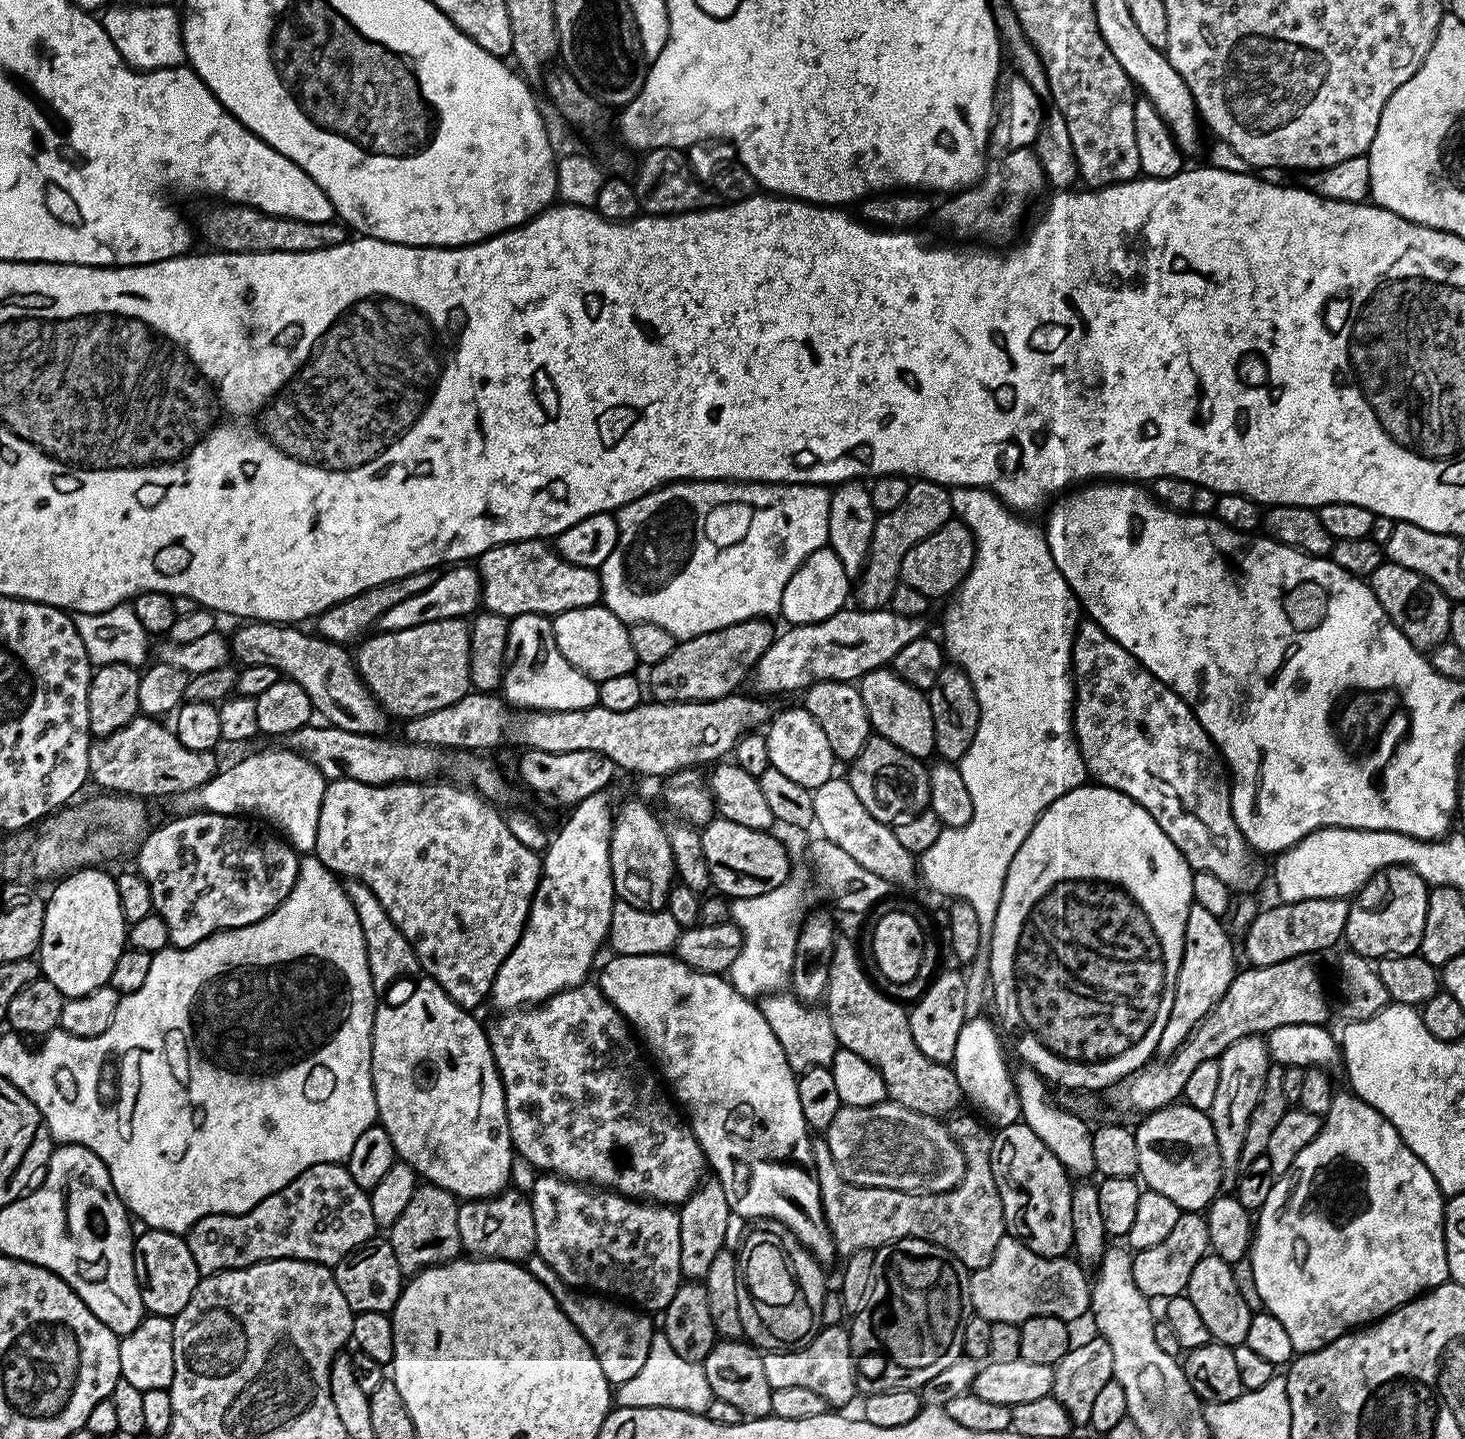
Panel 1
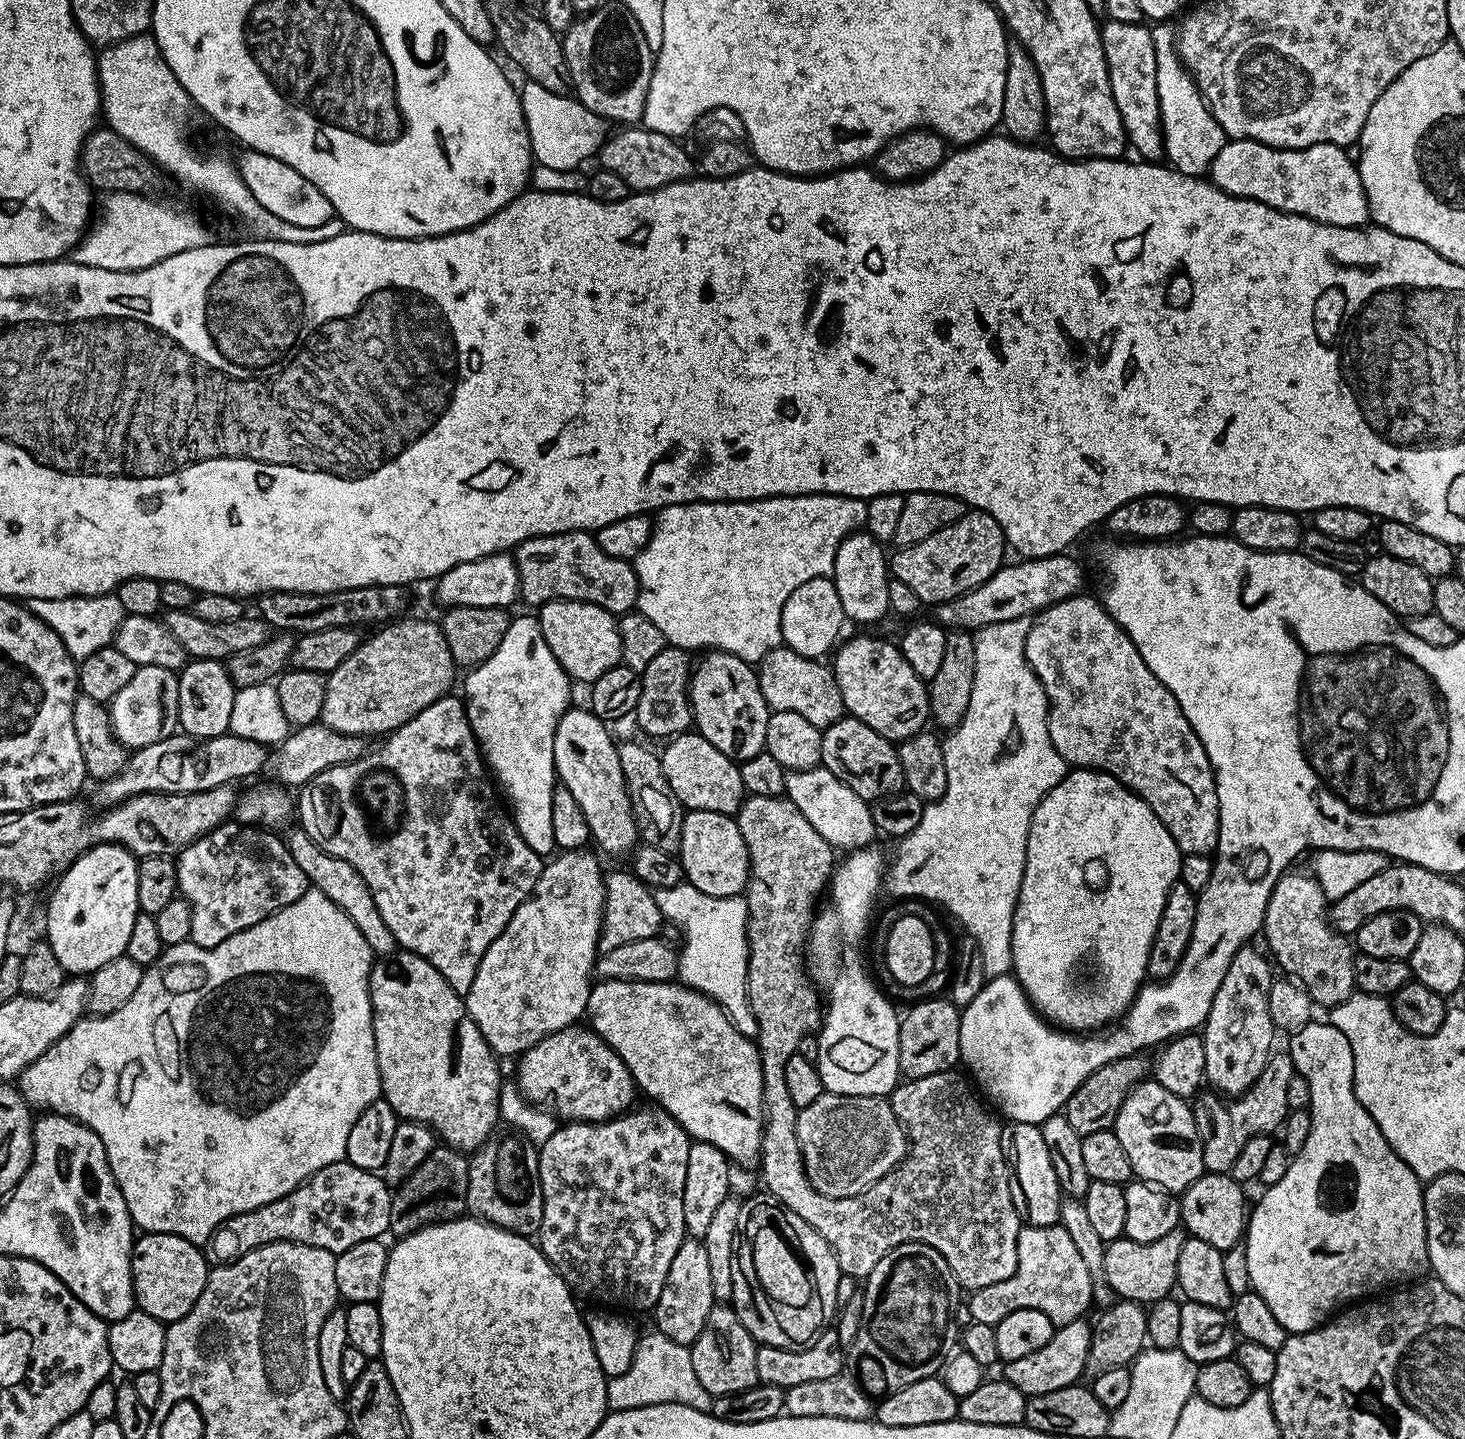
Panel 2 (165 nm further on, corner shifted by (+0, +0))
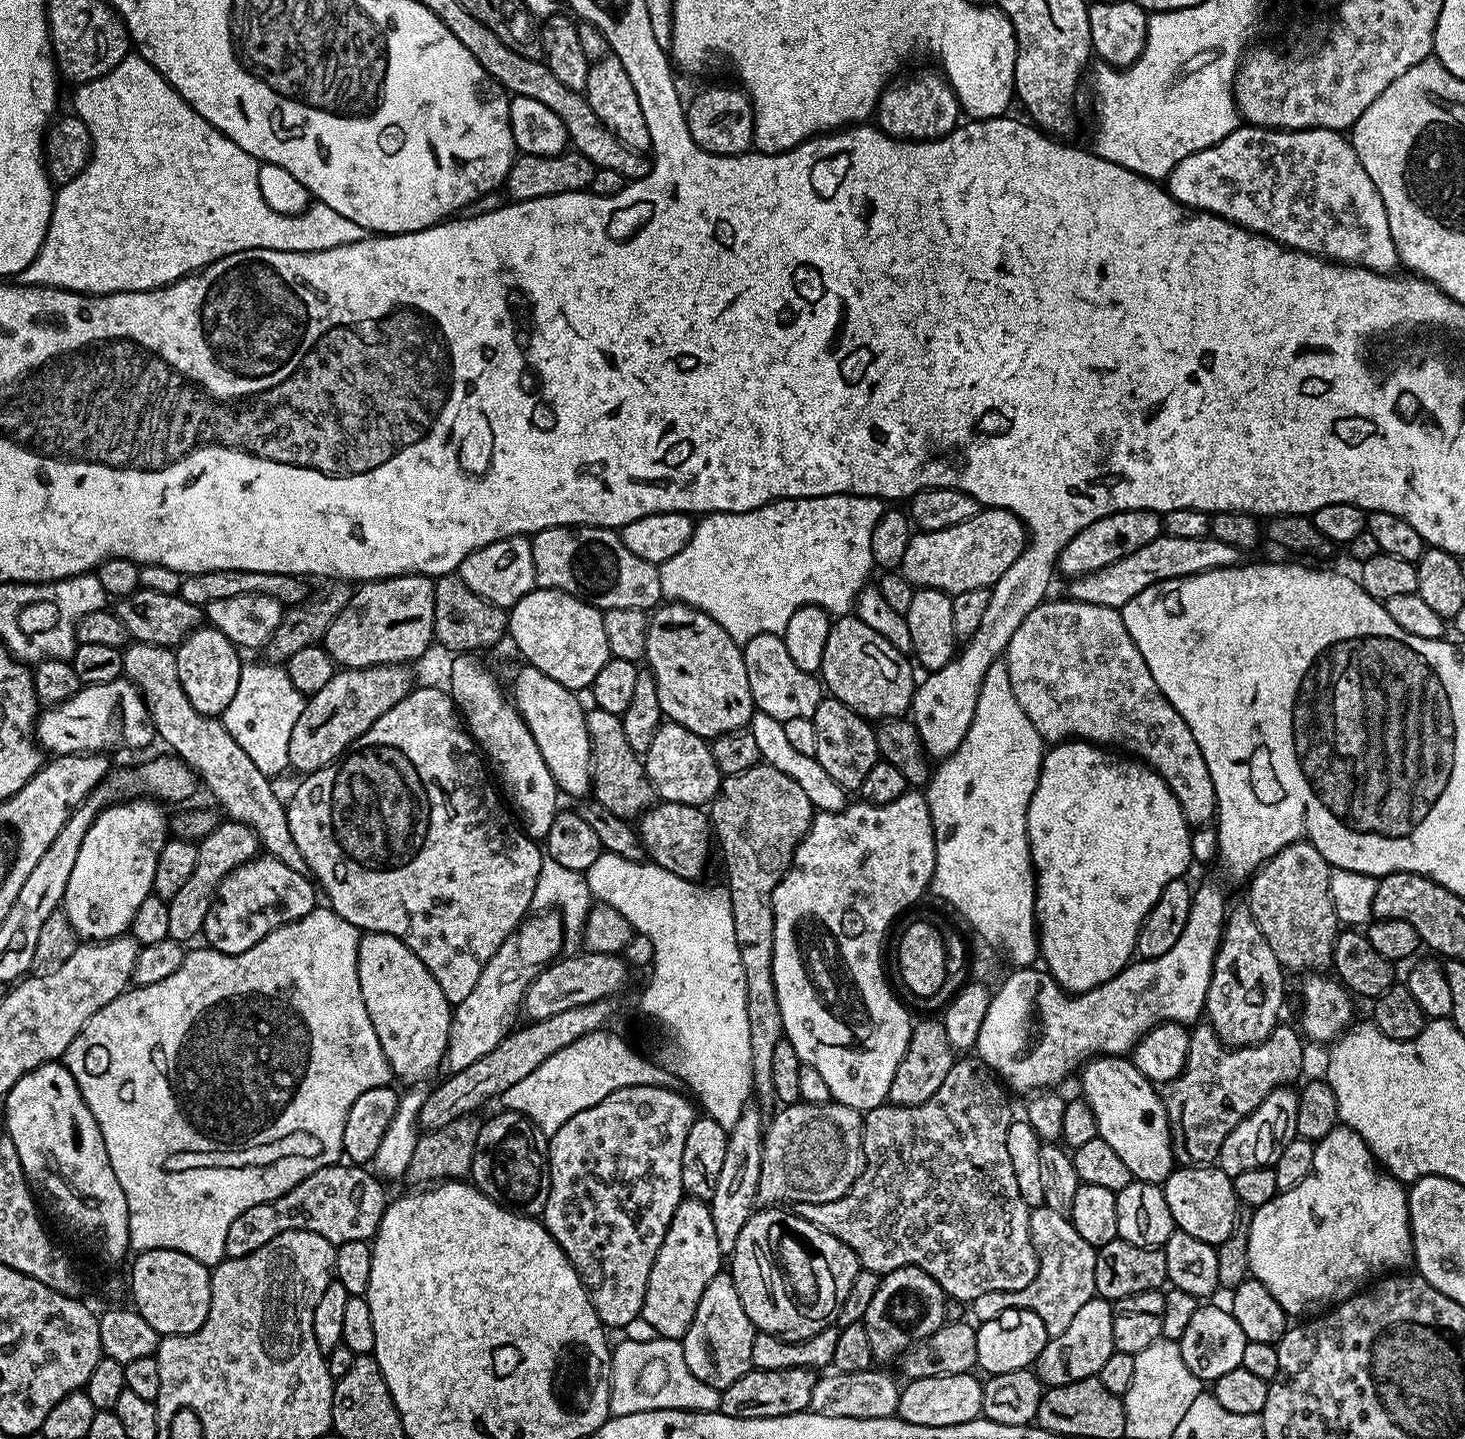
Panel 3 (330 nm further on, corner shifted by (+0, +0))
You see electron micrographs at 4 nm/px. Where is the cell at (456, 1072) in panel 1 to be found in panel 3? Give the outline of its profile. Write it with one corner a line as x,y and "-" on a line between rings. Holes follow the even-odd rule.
366,932
361,935
358,950
358,986
362,990
362,1002
366,1002
366,1014
370,1014
370,1022
374,1026
374,1034
378,1034
378,1042
382,1042
382,1050
386,1054
388,1064
392,1067
392,1075
397,1081
405,1080
405,1085
416,1086
427,1076
432,1076
445,1063
448,1054
448,1035
452,1025
453,1005
449,1004
446,994
442,994
442,986
434,982
434,974
426,970
426,966
398,938
381,932

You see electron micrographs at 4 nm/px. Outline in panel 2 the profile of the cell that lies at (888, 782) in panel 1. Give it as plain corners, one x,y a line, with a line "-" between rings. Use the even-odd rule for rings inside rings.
845,714
841,720
823,729
820,737
822,767
830,770
834,778
846,782
846,786
850,786
850,790
854,790
854,794
858,794
863,800
880,800
904,788
902,762
897,745
878,734
878,730
870,730
870,726
866,726
866,722
862,722
857,716

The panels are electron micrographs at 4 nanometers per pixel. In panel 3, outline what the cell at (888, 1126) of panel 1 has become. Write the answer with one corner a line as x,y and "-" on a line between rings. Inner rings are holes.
785,1104
767,1123
757,1201
764,1206
825,1204
842,1198
864,1172
864,1117
845,1104

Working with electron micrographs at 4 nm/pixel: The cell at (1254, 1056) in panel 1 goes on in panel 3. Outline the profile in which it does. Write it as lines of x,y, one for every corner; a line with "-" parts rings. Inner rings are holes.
1240,906
1233,912
1231,909
1224,922
1224,933
1216,951
1208,997
1204,1003
1207,1023
1211,1024
1217,1036
1229,1046
1260,1044
1276,1029
1281,1019
1280,1007
1284,1004
1284,976
1286,976
1285,969
1281,968
1278,958
1274,958
1274,950
1270,950
1270,942
1266,942
1262,930
1258,930
1258,922
1254,922
1252,911
1247,906

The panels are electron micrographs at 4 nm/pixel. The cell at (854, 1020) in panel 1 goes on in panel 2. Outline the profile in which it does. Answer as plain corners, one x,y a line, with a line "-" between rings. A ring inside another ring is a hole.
785,795
748,796
744,803
741,804
740,810
734,818
738,822
738,830
742,830
742,842
746,842
748,857
752,863
752,872
748,876
748,887
746,889
746,899
748,901
748,1005
756,1019
756,1034
754,1039
756,1047
760,1049
760,1061
764,1067
764,1085
762,1086
762,1098
764,1099
764,1137
762,1138
762,1146
760,1147
758,1172
762,1177
763,1187
764,1184
768,1187
765,1188
767,1195
778,1198
778,1202
782,1202
790,1210
794,1210
794,1214
798,1214
798,1218
802,1218
802,1222
806,1222
806,1226
818,1230
818,1234
822,1234
822,1238
826,1238
829,1246
836,1251
841,1273
846,1275
867,1278
870,1270
874,1270
874,1267
890,1250
904,1244
921,1243
934,1247
934,1249
938,1250
946,1258
947,1265
950,1266
952,1273
956,1275
956,1283
961,1289
975,1290
982,1286
994,1286
994,1282
1006,1282
1006,1278
1010,1278
1016,1273
1016,1267
1018,1266
1018,1234
1022,1227
1022,1221
1018,1210
1014,1210
1014,1202
1010,1198
1009,1168
1004,1154
1004,1147
1001,1144
1003,1125
995,1116
995,1113
993,1112
992,1114
982,1104
981,1100
976,1096
977,1089
966,1076
964,1078
958,1074
959,1071
948,1069
946,1071
939,1071
938,1074
927,1075
926,1078
907,1079
901,1081
895,1091
890,1094
889,1100
895,1116
898,1117
913,1140
910,1155
906,1156
902,1163
897,1165
897,1168
891,1171
890,1174
884,1175
882,1179
872,1184
866,1191
859,1192
858,1195
851,1196
850,1198
830,1198
826,1194
818,1194
818,1190
814,1190
814,1186
808,1181
808,1175
804,1169
804,1158
800,1155
800,1147
798,1146
798,1138
796,1137
796,1113
798,1110
794,1106
794,1101
790,1098
790,1090
786,1087
786,1062
790,1062
790,1058
797,1055
796,1047
804,1034
811,1033
818,1024
818,1012
816,1016
817,989
813,987
809,977
806,975
806,964
802,959
801,953
805,951
814,913
818,908
816,899
819,896
821,899
825,895
832,878
834,871
834,859
832,860
832,855
834,855
834,849
832,845
826,842
826,838
822,838
822,834
818,834
818,830
814,830
814,826
810,826
810,822
802,815
802,810
798,810
798,806
794,806
794,802
790,802

